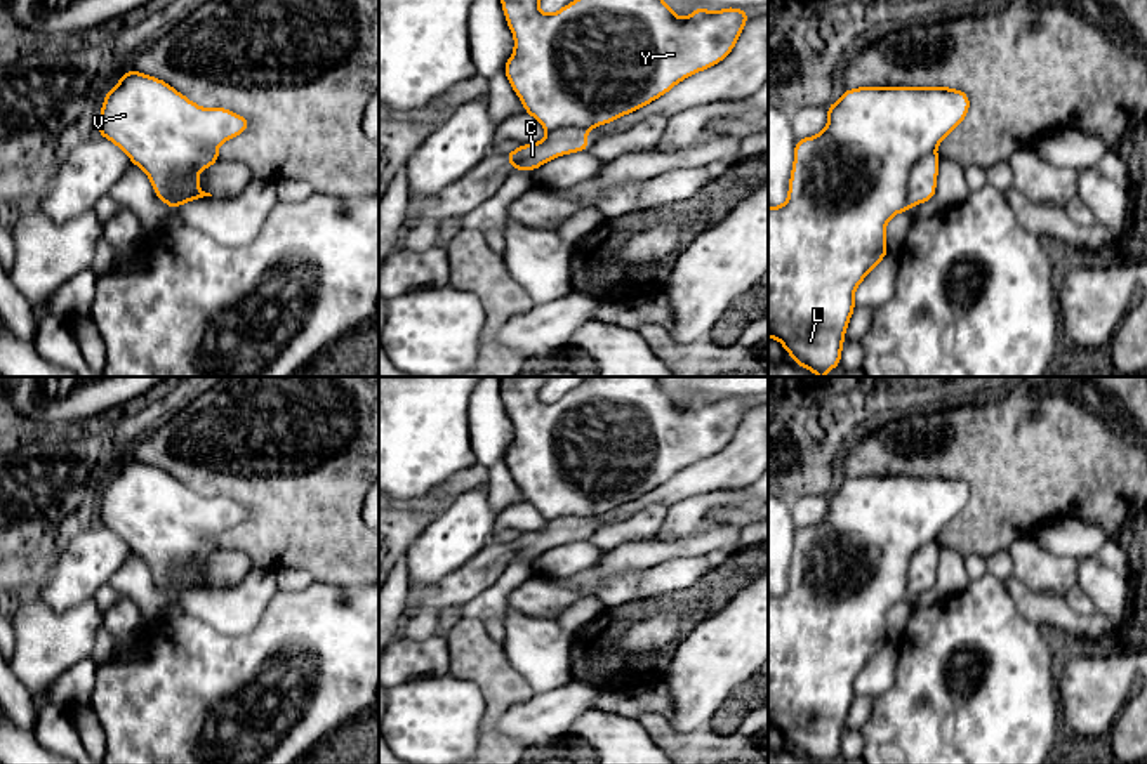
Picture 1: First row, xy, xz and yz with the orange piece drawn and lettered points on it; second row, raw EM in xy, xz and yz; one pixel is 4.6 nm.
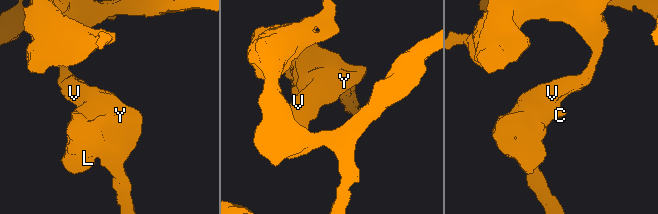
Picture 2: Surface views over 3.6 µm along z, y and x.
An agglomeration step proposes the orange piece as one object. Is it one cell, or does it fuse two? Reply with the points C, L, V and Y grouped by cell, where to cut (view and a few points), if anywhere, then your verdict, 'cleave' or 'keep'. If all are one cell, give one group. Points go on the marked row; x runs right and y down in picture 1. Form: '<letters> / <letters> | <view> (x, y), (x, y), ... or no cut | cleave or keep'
C / L V Y | xy (186, 177), (178, 177), (171, 184), (171, 202) | cleave

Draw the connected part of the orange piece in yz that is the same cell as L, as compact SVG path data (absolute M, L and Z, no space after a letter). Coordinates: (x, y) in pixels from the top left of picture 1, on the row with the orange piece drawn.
M859 87L827 106L827 127L798 139L787 200L768 207L768 337L779 340L796 365L824 377L841 363L845 332L855 311L855 290L885 259L886 222L907 212L907 182L912 167L935 153L970 111L970 97L951 87Z

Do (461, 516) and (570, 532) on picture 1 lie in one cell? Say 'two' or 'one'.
two

